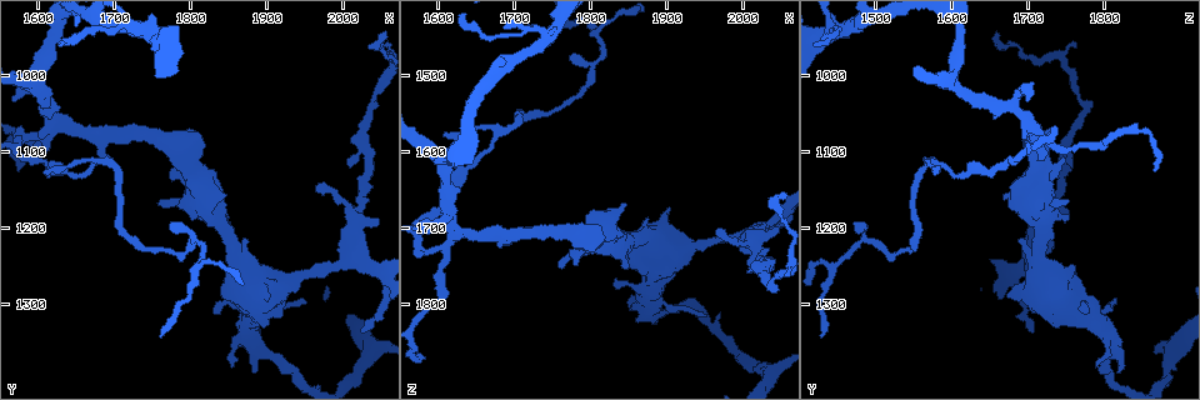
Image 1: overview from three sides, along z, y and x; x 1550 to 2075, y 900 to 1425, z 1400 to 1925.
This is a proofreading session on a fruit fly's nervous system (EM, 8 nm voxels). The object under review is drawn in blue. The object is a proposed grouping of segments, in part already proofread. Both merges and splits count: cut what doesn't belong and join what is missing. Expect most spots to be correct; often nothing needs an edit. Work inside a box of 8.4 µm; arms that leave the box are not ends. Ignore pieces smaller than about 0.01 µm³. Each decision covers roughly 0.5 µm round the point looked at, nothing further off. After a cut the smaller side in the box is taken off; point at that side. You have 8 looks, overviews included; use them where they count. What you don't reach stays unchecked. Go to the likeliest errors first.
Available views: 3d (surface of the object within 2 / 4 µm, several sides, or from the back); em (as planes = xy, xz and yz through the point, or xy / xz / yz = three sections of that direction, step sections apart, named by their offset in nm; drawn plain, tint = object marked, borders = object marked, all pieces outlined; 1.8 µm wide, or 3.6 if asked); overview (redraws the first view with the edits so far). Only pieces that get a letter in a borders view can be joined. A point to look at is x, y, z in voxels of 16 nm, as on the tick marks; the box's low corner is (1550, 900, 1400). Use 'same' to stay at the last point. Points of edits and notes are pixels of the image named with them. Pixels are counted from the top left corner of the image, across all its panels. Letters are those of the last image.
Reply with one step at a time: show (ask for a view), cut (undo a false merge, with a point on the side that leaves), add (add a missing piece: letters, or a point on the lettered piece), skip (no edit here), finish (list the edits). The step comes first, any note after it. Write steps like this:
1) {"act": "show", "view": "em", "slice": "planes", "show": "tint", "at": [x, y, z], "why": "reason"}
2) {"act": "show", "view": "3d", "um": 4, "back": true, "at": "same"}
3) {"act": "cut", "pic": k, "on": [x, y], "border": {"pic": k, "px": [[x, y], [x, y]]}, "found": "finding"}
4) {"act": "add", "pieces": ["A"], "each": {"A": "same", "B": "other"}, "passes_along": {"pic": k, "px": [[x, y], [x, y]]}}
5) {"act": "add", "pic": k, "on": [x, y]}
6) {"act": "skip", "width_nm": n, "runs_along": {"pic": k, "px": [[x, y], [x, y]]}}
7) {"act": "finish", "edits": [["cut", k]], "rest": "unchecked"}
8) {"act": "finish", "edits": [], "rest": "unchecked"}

{"act": "show", "view": "em", "slice": "planes", "show": "tint", "at": [1675, 1110, 1575], "why": "arms part here"}

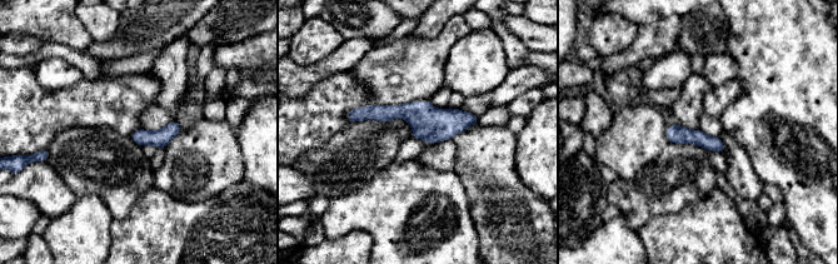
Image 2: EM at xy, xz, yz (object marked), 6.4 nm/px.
{"act": "show", "view": "em", "slice": "planes", "show": "borders", "at": "same", "why": "what lies round it"}

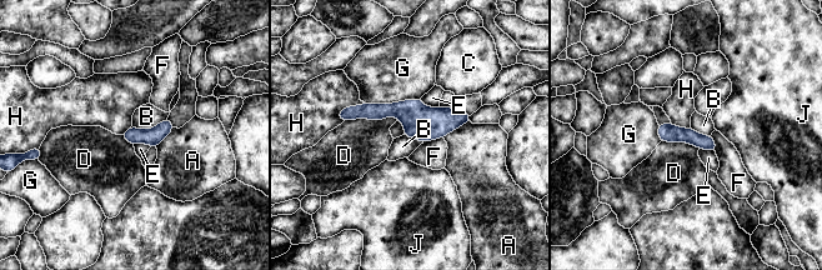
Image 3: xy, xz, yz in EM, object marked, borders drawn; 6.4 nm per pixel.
{"act": "skip", "width_nm": 110, "each": {"A": "other", "B": "other", "C": "other", "D": "other", "E": "other", "F": "other", "G": "other", "H": "other", "J": "other"}, "found": "all the same cell"}

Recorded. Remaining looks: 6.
{"act": "show", "view": "em", "slice": "planes", "show": "borders", "at": [2010, 1190, 1720], "why": "arms part here"}

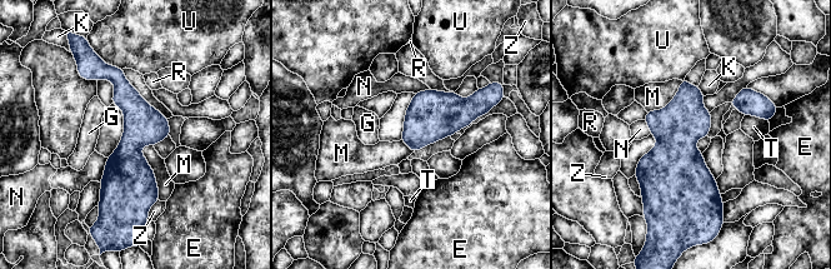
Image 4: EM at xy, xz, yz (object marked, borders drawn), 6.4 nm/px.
{"act": "skip", "width_nm": 260, "longest_contact_nm": ["M", 380], "each": {"E": "other", "G": "other", "K": "other", "M": "other", "N": "other", "R": "other", "T": "other", "U": "other", "Z": "other"}, "found": "one cell here"}

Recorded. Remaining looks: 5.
{"act": "show", "view": "em", "um": 3.6, "slice": "xz", "step": 4, "show": "plain", "at": [1865, 1240, 1710], "why": "thick turns thin"}

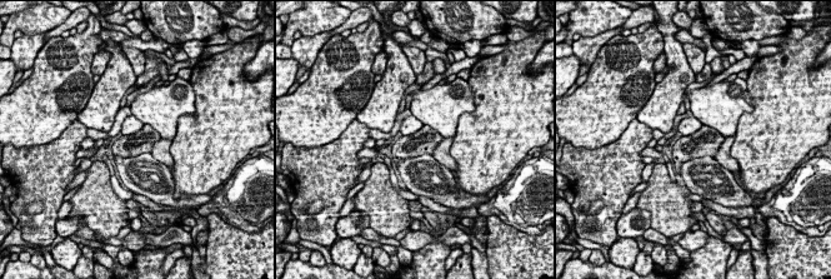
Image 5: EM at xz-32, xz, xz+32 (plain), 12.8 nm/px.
{"act": "show", "view": "em", "um": 3.6, "slice": "xz", "step": 4, "show": "tint", "at": "same"}

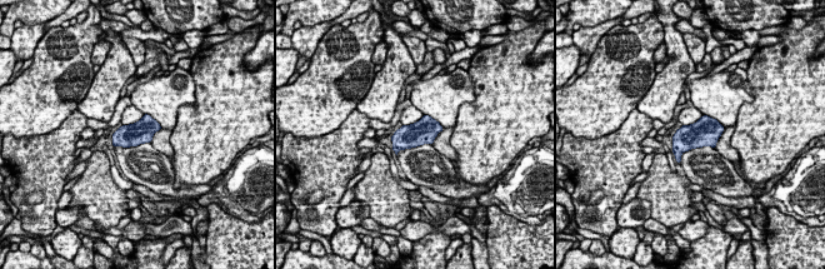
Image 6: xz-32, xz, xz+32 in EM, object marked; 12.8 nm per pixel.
{"act": "show", "view": "em", "um": 3.6, "slice": "xz", "step": 4, "show": "borders", "at": "same", "why": "what lies round it"}

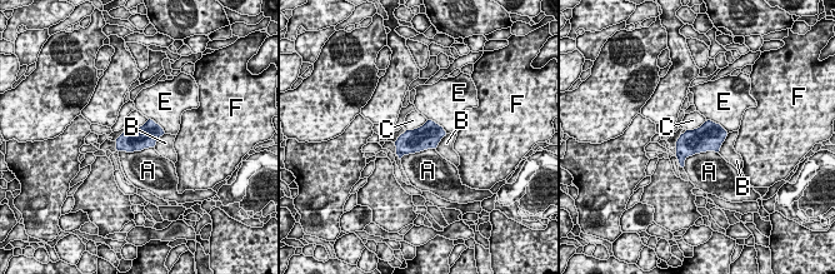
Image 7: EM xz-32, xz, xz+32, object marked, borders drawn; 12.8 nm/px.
{"act": "skip", "each": {"A": "other", "B": "other", "C": "other", "E": "other", "F": "other"}, "border": {"pic": 7, "px": [[148, 119], [141, 125], [126, 130]]}, "found": "all the same cell"}

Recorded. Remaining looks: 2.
{"act": "finish", "edits": [], "rest": "unchecked"}

